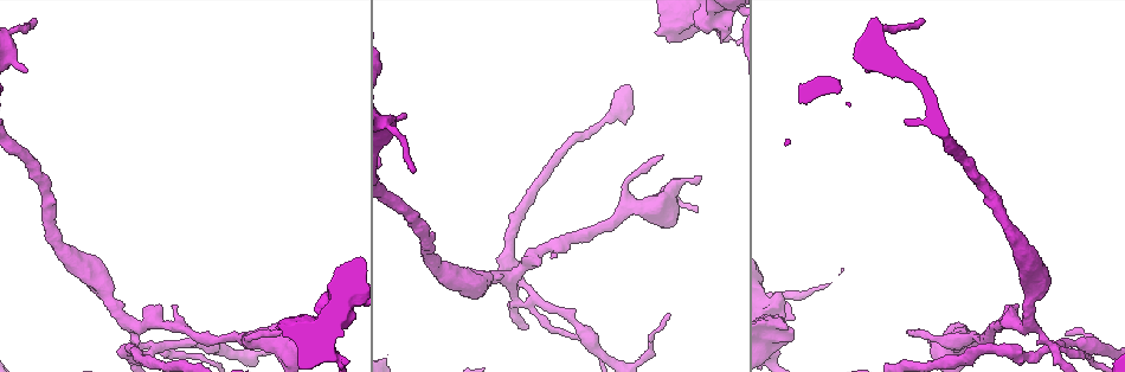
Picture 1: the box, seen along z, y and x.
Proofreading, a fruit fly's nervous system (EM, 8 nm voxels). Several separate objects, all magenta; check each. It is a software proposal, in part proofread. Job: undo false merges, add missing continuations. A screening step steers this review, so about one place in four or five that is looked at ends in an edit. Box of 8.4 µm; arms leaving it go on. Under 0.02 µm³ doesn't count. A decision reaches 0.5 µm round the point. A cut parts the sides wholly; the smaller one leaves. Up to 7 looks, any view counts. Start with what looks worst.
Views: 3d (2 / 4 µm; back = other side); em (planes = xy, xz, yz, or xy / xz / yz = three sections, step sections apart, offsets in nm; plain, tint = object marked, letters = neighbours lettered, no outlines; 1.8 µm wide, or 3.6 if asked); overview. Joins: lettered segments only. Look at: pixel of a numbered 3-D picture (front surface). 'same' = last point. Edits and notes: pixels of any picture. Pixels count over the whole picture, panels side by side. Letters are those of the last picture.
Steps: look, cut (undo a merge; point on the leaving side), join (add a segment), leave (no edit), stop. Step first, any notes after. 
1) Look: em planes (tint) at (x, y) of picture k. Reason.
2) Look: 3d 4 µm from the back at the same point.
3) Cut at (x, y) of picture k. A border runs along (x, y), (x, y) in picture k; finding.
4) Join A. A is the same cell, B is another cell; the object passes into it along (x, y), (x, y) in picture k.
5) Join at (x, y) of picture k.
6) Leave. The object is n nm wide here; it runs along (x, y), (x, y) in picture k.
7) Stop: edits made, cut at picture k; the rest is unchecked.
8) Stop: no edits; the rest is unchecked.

Look: em 3.6 µm xz step 16 (tint) at (150, 342) of picture 1.

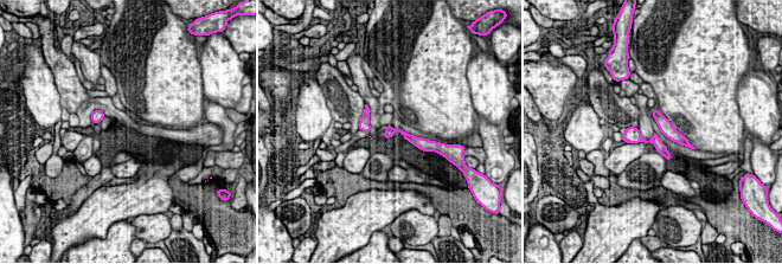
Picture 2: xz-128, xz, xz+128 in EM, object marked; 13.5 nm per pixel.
Look: em 3.6 µm planes (tint) at the same point. Another direction.

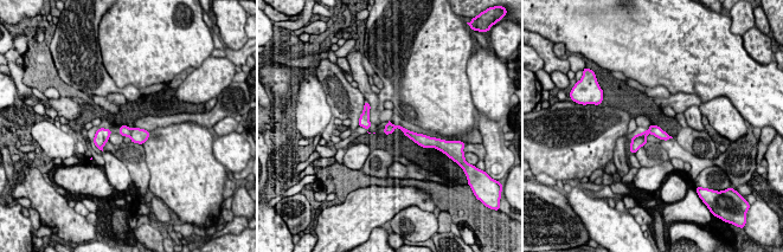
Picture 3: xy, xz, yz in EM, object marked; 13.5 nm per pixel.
Look: em 3.6 µm planes (letters) at the same point.

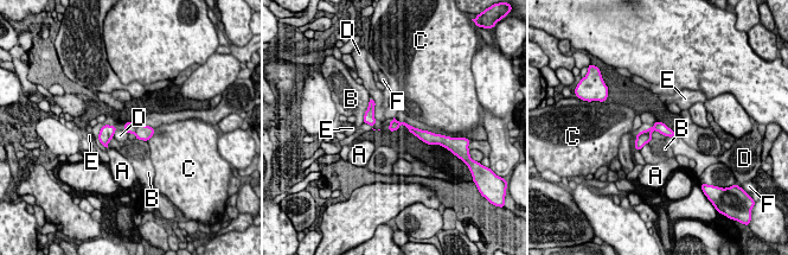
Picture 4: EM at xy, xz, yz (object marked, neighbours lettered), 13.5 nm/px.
Cut at (142, 132) of picture 4. The object is 140 nm wide here; A, B, C, D, E and F are other cells; a second neuron is stuck on.

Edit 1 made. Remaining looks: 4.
Look: overview.

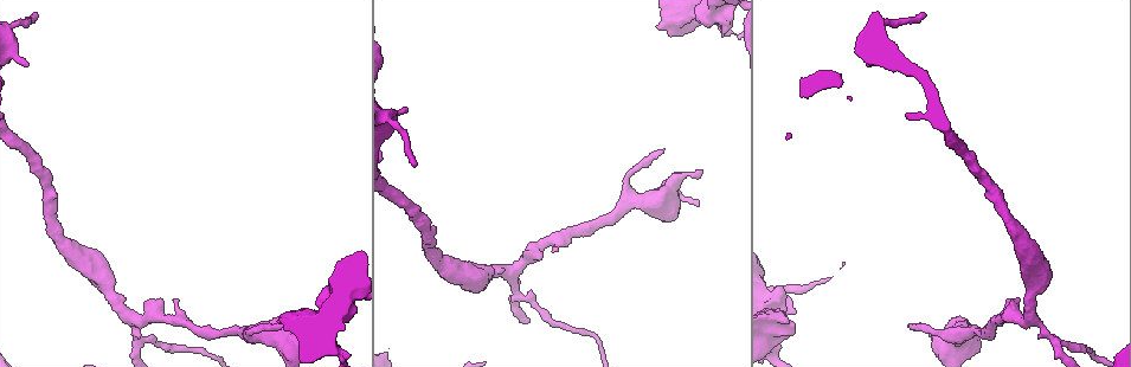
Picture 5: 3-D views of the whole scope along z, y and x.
Look: em xy step 16 (letters) at (788, 321) of picture 5. Thick end.

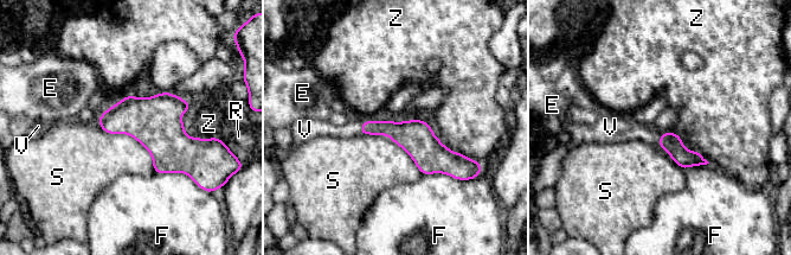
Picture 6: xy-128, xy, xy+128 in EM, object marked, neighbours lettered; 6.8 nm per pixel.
Look: em planes (letters) at the same point. Another direction.

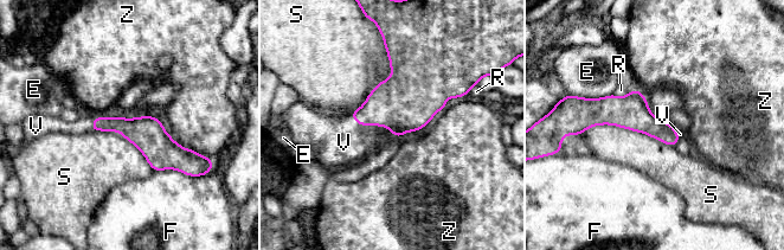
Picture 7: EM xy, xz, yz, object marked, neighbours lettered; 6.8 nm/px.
Join V. V is the same cell, E, F, R, S and Z are other cells; the object passes into it along (402, 103), (372, 124), (344, 142) in picture 7; it goes on there.

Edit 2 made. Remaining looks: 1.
Look: em planes (letters) at (907, 325) of picture 5. Thin end.

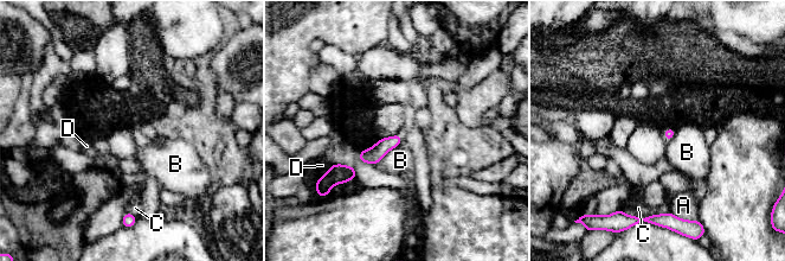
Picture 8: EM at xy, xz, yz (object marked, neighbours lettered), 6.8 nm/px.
Leave. The longest contact is with B, 220 nm; A, B, C and D are other cells; a border runs along (400, 144), (391, 148), (377, 165) in picture 8; none of them fits.

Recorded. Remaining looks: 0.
Stop: edits made, cut at picture 4, join at picture 7; the rest is unchecked.

